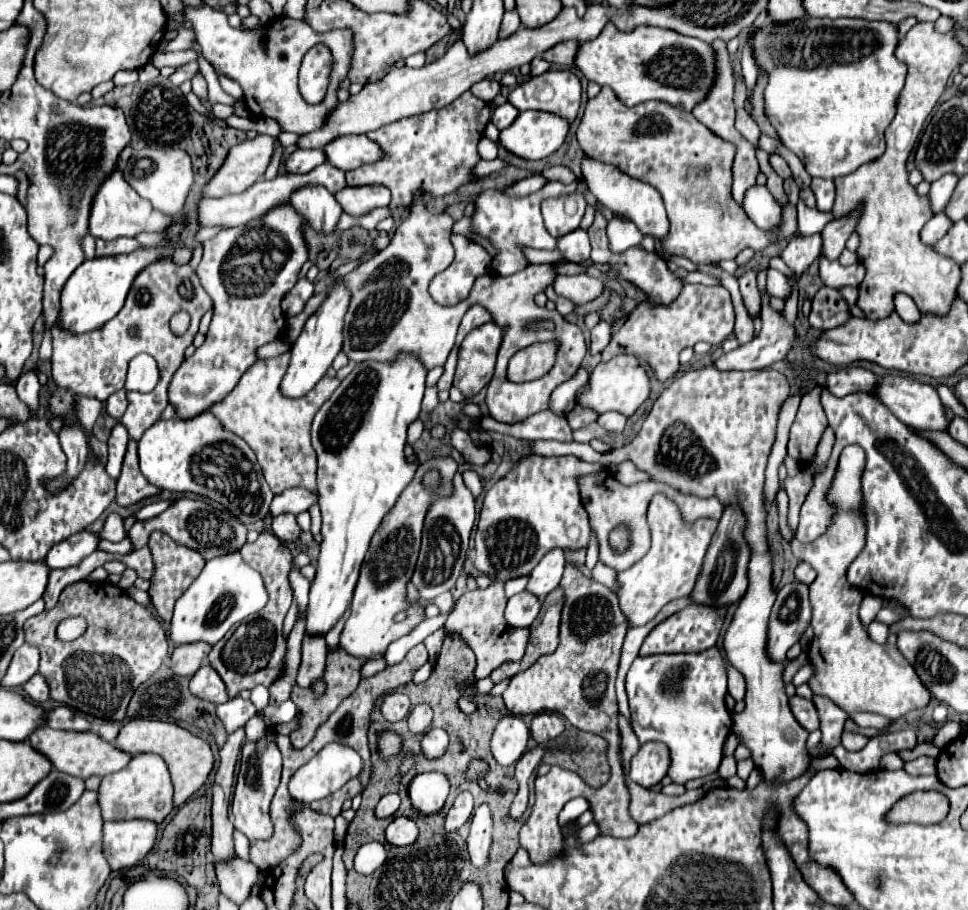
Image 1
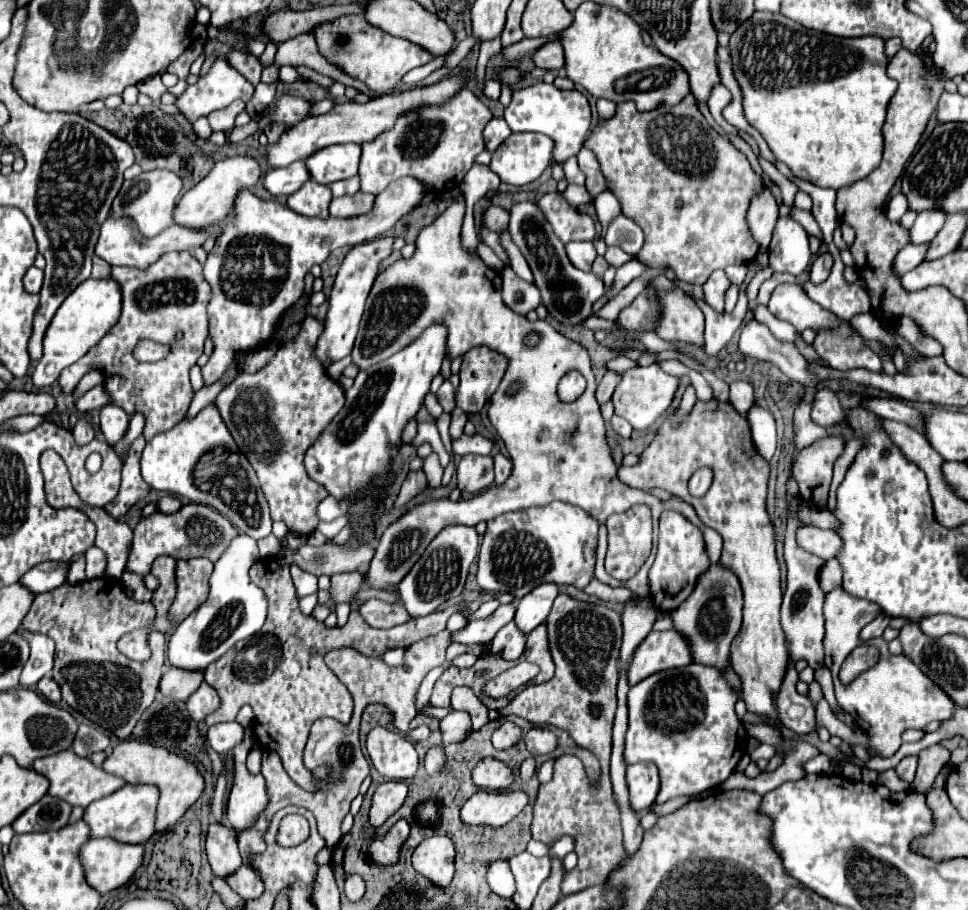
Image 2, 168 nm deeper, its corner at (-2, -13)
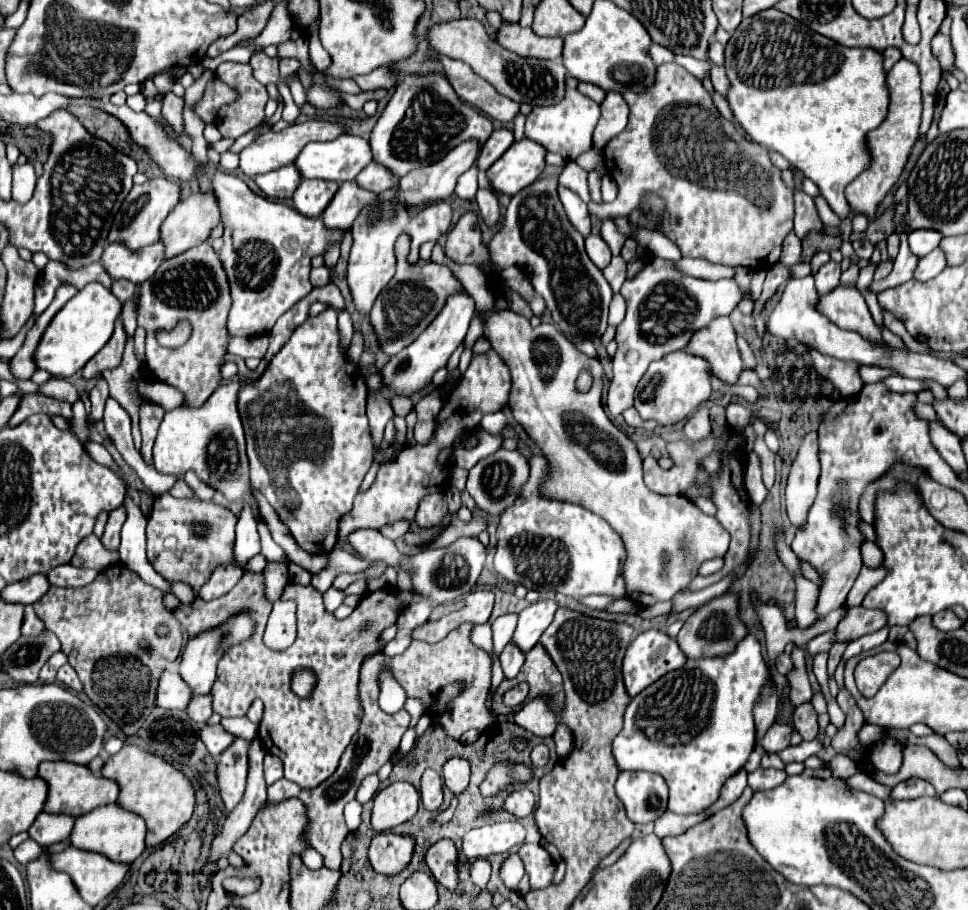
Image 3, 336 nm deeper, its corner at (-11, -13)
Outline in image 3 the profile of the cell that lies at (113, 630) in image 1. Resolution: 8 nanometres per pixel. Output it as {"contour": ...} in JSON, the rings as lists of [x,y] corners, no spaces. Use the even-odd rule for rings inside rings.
{"contour":[[[123,563],[111,565],[95,577],[95,583],[87,587],[51,587],[39,601],[33,603],[35,613],[45,623],[45,627],[55,633],[63,645],[63,653],[69,657],[69,663],[75,667],[79,679],[83,681],[87,697],[105,711],[125,735],[135,735],[145,723],[147,715],[155,707],[155,691],[159,683],[159,675],[165,671],[169,663],[173,663],[183,647],[183,633],[177,619],[163,605],[163,591],[147,585],[141,577],[125,567]],[[165,623],[171,633],[169,637],[157,637],[157,625]],[[141,643],[149,645],[149,651],[141,649]]]}

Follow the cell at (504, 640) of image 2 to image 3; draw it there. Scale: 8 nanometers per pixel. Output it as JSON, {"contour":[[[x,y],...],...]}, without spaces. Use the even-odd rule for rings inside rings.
{"contour":[[[509,643],[503,649],[501,657],[499,657],[499,663],[501,663],[505,679],[515,679],[519,669],[521,669],[521,665],[523,665],[523,661],[525,661],[525,655],[521,651],[517,651],[517,647],[513,643]]]}

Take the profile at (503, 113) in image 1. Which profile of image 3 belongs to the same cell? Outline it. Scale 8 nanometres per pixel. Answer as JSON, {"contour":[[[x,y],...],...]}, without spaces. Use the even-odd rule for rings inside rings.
{"contour":[[[497,129],[491,133],[491,137],[483,143],[483,149],[477,159],[477,167],[487,171],[511,145],[513,145],[513,131],[509,129]]]}

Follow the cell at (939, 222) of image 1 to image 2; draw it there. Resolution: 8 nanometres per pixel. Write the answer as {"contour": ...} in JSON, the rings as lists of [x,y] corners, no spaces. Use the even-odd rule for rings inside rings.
{"contour":[[[922,243],[922,245],[906,245],[898,255],[896,255],[896,261],[894,261],[894,269],[898,271],[898,275],[904,275],[908,273],[910,269],[918,267],[924,259],[926,259],[926,251],[928,251],[928,243]]]}

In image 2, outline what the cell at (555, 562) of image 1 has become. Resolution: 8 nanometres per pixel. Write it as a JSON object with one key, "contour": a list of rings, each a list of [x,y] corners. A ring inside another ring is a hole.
{"contour":[[[542,583],[536,589],[532,589],[528,595],[524,595],[518,601],[516,617],[514,617],[518,629],[522,633],[530,633],[540,623],[544,623],[556,597],[558,597],[558,585],[556,583]]]}

